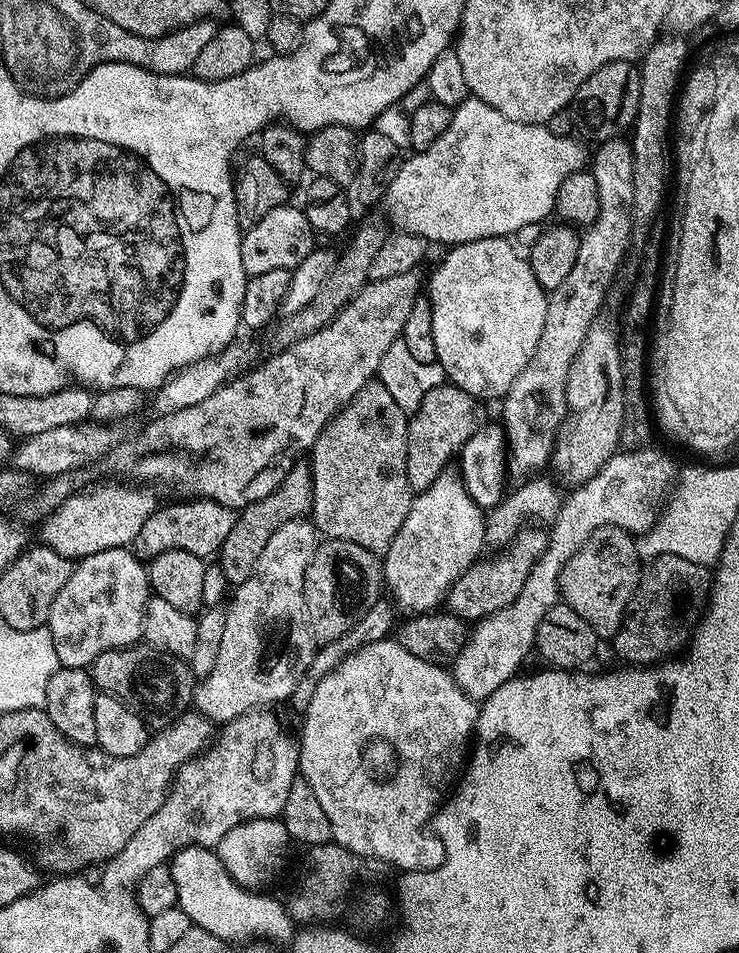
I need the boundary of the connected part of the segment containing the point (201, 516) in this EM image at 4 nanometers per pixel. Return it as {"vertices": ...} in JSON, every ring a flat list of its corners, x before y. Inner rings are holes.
{"vertices":[[191,499,181,504,168,504,165,508,164,505,157,507,156,512,142,522,142,530,136,535,135,543,140,544,139,551,145,557,157,556,168,549,186,550,201,558,215,557,219,553,230,530,234,530,237,513,217,500]]}

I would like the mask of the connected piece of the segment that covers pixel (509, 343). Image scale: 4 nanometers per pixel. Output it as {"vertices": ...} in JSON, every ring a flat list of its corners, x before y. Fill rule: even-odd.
{"vertices":[[499,236,455,243,445,251,448,253,426,280,436,359,451,383,480,402,499,401,508,395,510,386,514,386,518,374,522,374,526,362,530,362,538,338,542,338,542,326,546,326,549,293,544,291,538,278,534,278,531,263,525,257,523,260,508,243]]}

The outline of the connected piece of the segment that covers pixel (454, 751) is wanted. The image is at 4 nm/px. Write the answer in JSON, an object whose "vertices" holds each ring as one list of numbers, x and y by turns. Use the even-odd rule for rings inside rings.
{"vertices":[[385,638,365,644,357,648,354,654,347,657,345,664,337,666,333,672,328,672,316,684,312,697,308,700,308,709,304,712,304,729,298,739,298,772,314,790,322,810,326,810,326,818,330,818,332,840,356,855,368,856,376,859,381,865,393,864,399,870,416,870,421,867,420,859,424,856,424,827,429,827,430,821,440,811,442,805,449,799,454,785,461,779,466,768,466,761,470,756,470,745,474,740,476,719,480,717,477,701,470,699,464,691,456,685,451,671,444,672,439,663,423,660,410,650,406,650,399,642,392,638]]}

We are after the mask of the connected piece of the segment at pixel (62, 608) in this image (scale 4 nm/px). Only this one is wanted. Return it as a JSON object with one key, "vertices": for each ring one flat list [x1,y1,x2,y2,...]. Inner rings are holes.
{"vertices":[[111,548,83,557,73,567,70,578,66,578,66,586,58,590,46,627,54,638,60,667,87,669,98,654,115,648,131,648,143,637,150,599,148,569,135,551,128,551,132,550]]}

